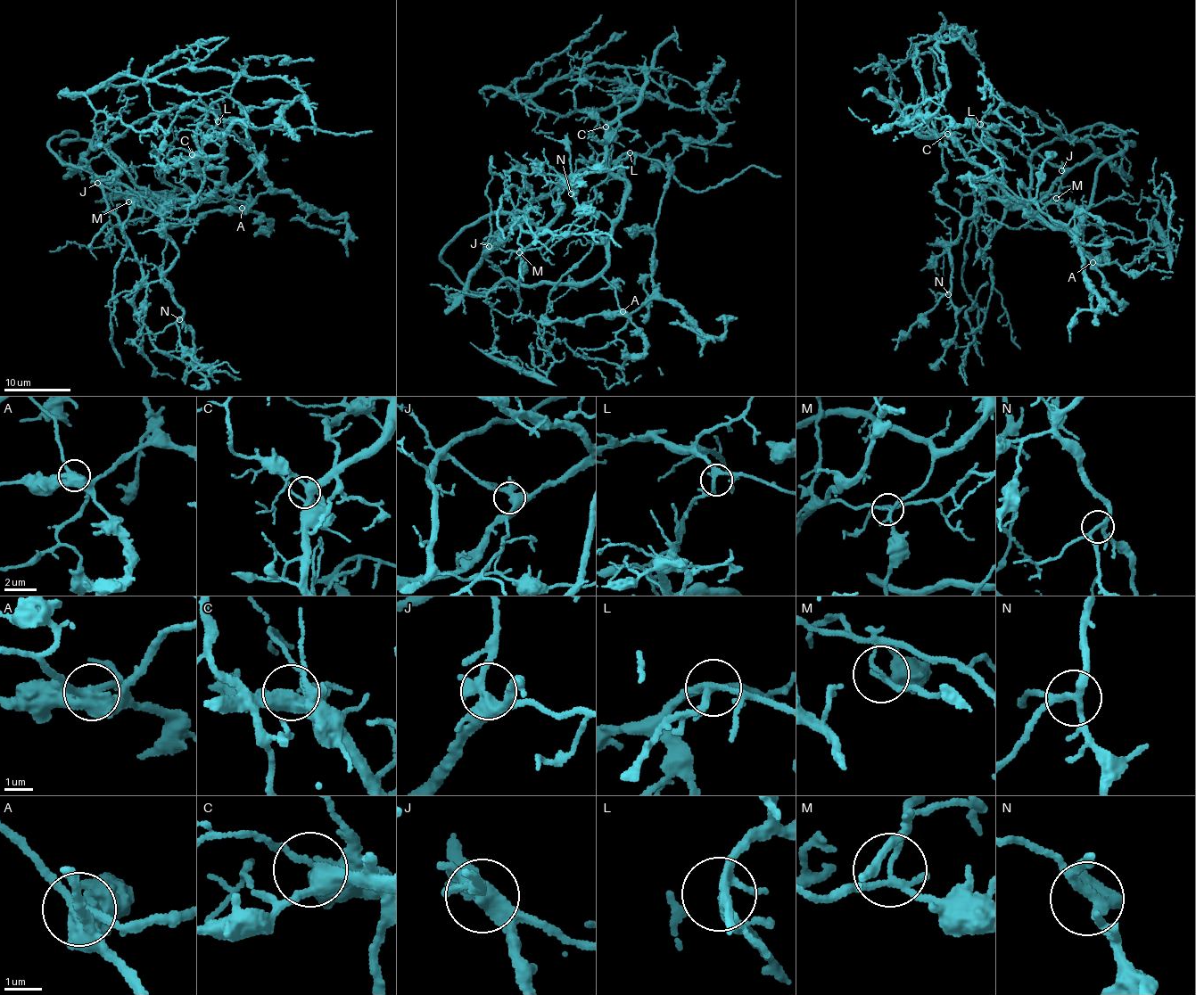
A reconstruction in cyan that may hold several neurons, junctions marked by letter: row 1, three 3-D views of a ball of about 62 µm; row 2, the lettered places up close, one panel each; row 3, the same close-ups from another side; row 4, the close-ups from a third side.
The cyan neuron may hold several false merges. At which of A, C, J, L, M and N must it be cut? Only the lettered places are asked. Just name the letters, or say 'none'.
A, M

